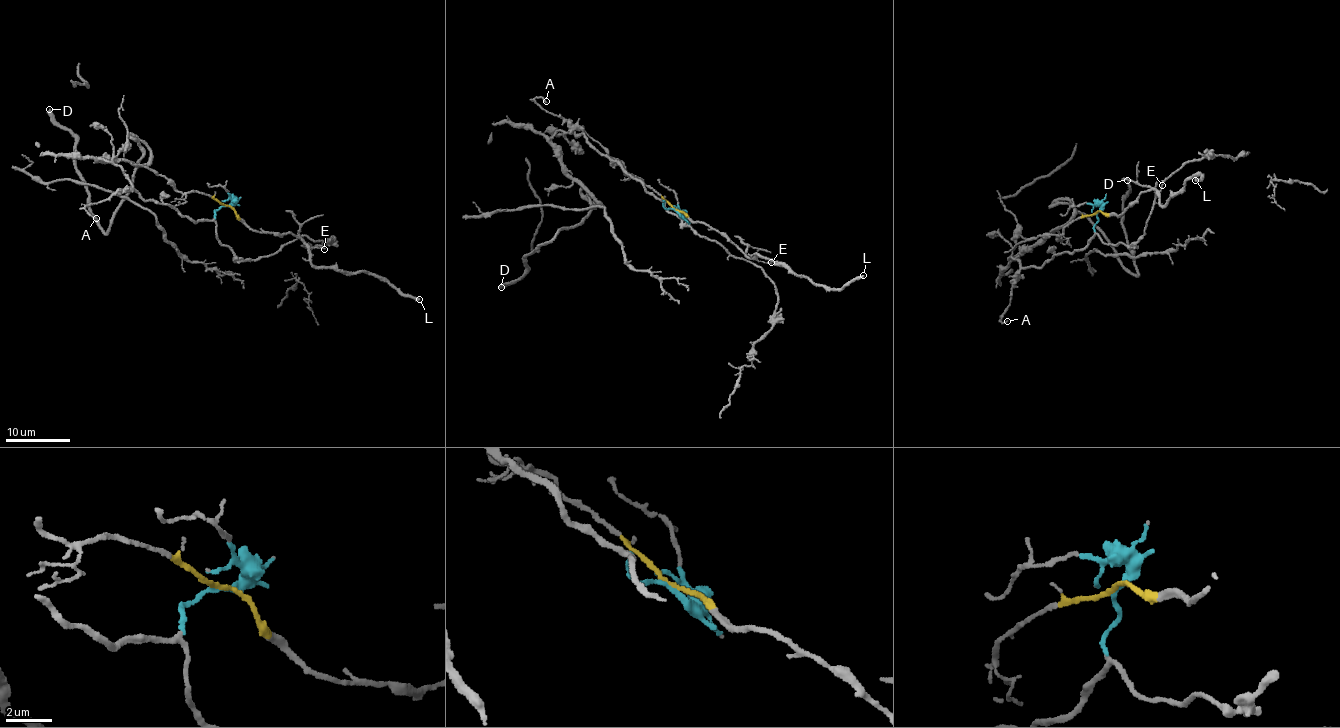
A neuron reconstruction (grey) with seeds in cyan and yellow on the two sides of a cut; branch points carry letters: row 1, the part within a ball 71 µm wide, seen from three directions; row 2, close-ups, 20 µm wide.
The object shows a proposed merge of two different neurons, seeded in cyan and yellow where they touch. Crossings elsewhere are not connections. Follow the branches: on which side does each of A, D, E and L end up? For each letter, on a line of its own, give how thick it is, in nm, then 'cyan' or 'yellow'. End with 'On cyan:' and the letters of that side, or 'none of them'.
A: 150 nm | cyan
D: 380 nm | cyan
E: 90 nm | yellow
L: 300 nm | yellow
On cyan: A, D

